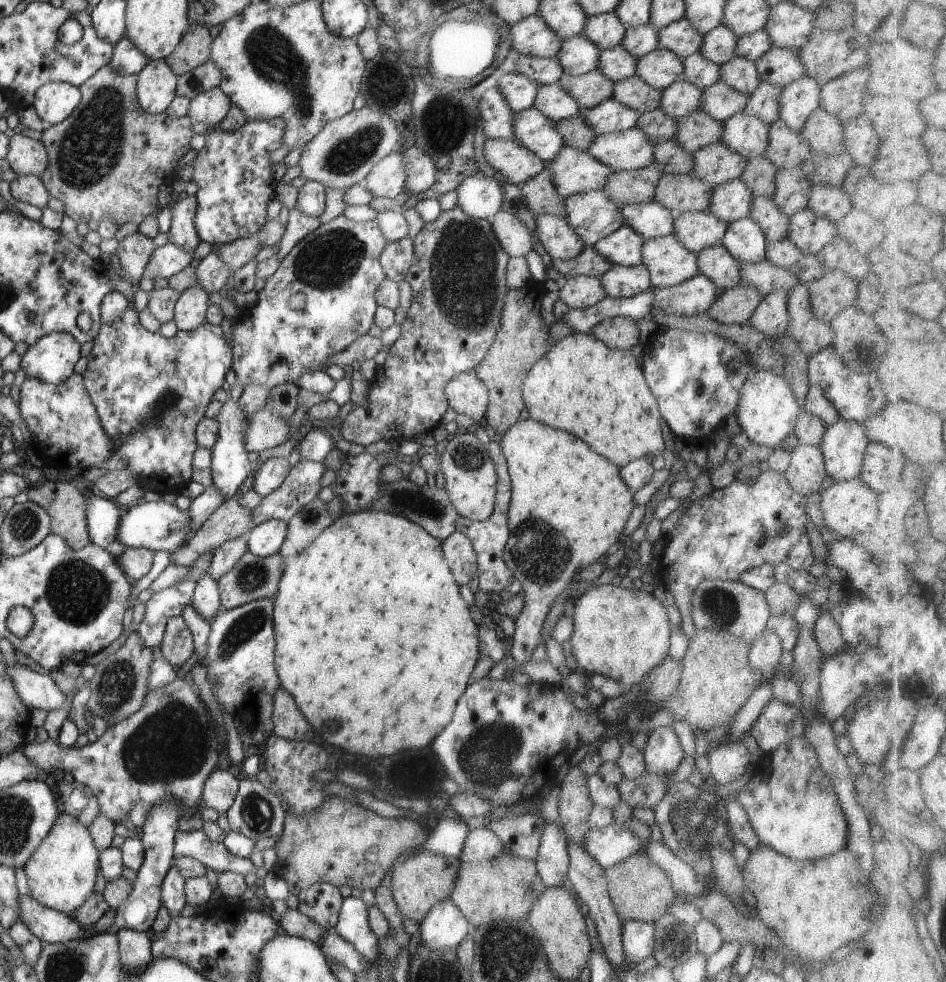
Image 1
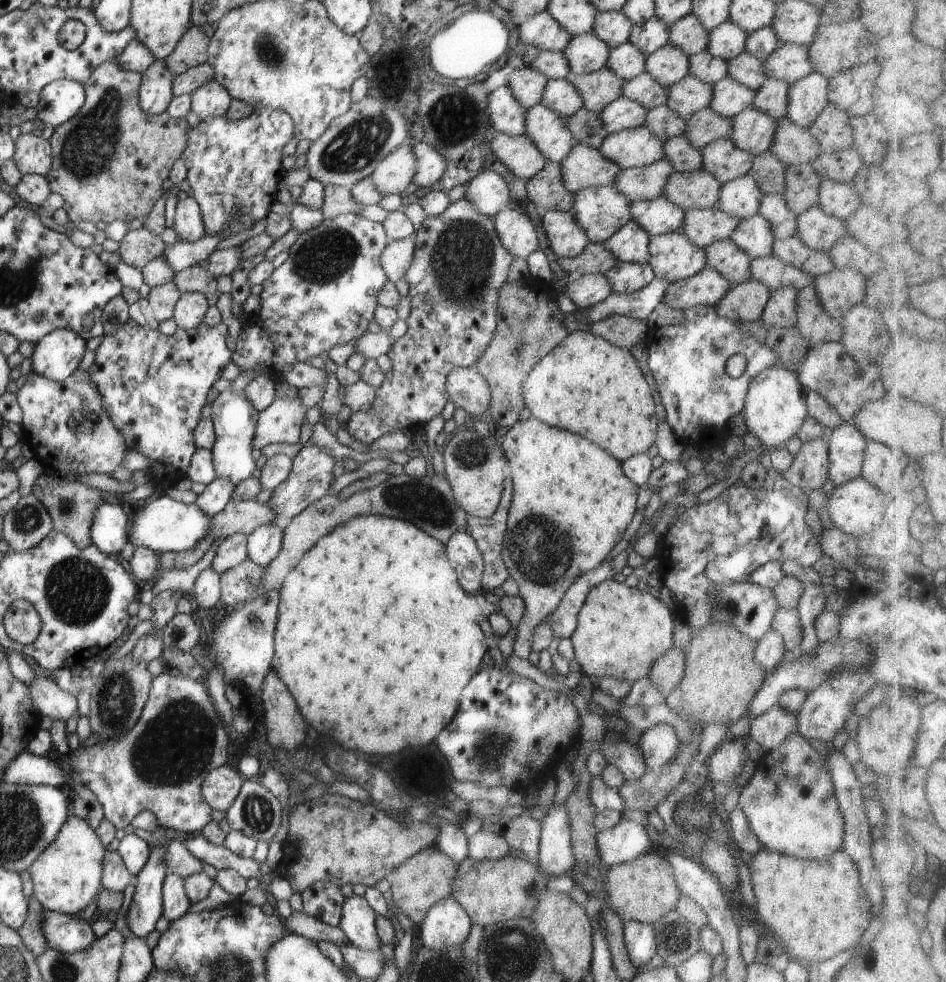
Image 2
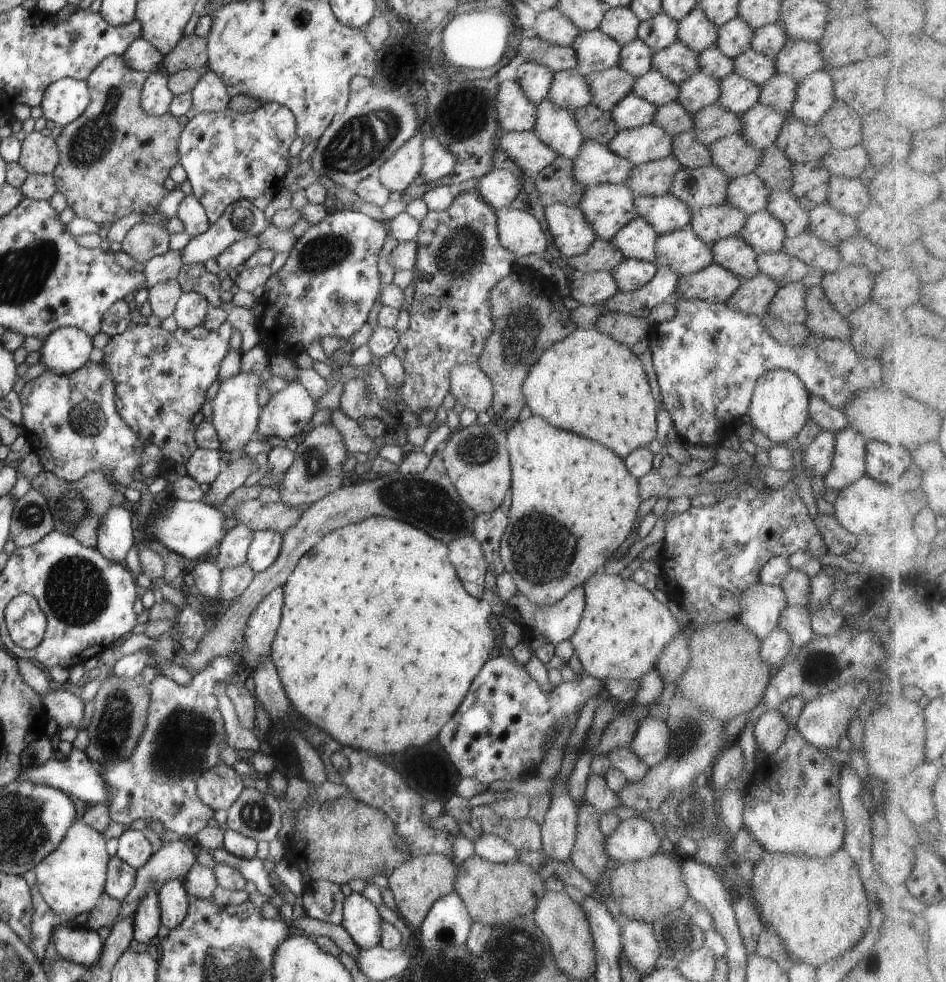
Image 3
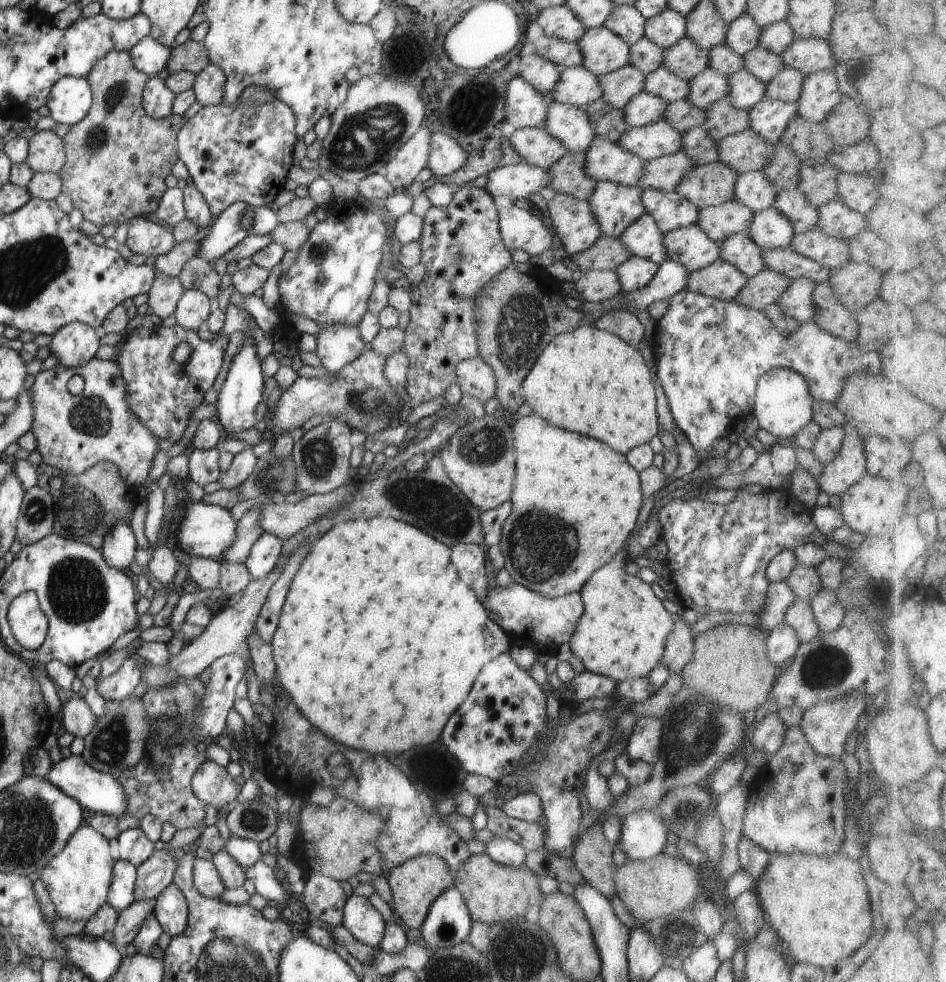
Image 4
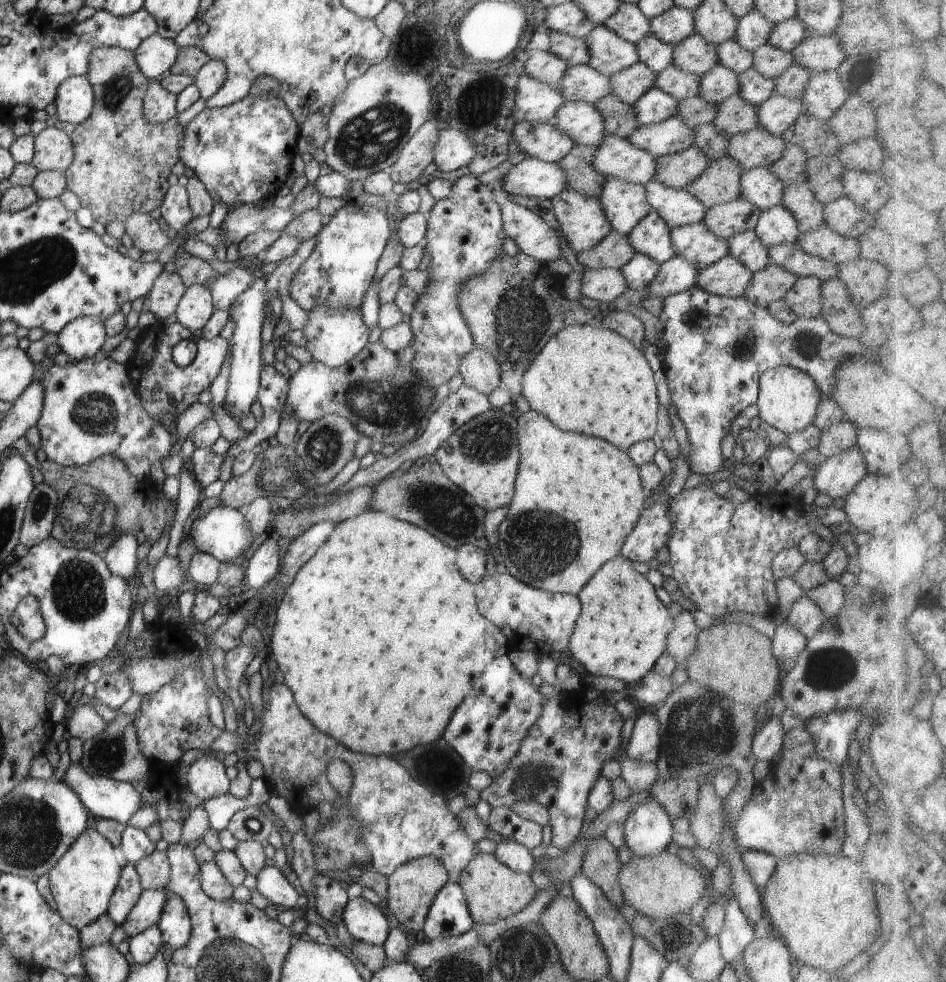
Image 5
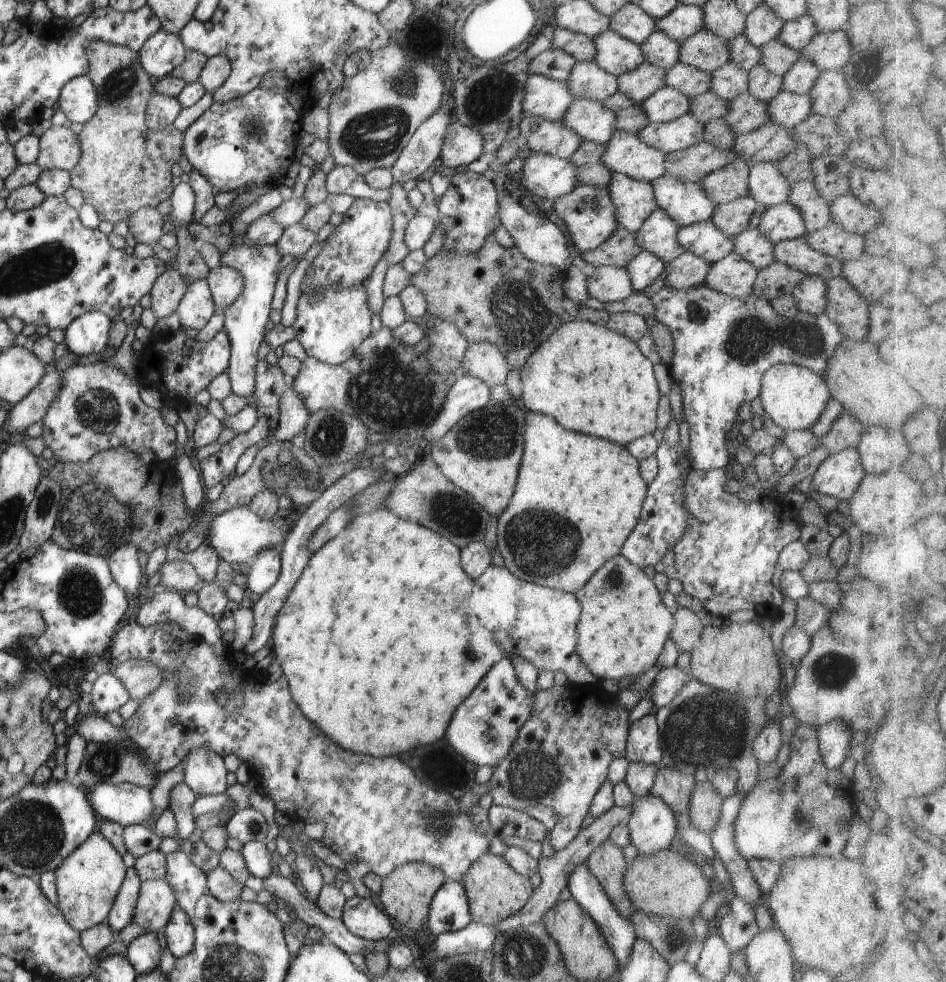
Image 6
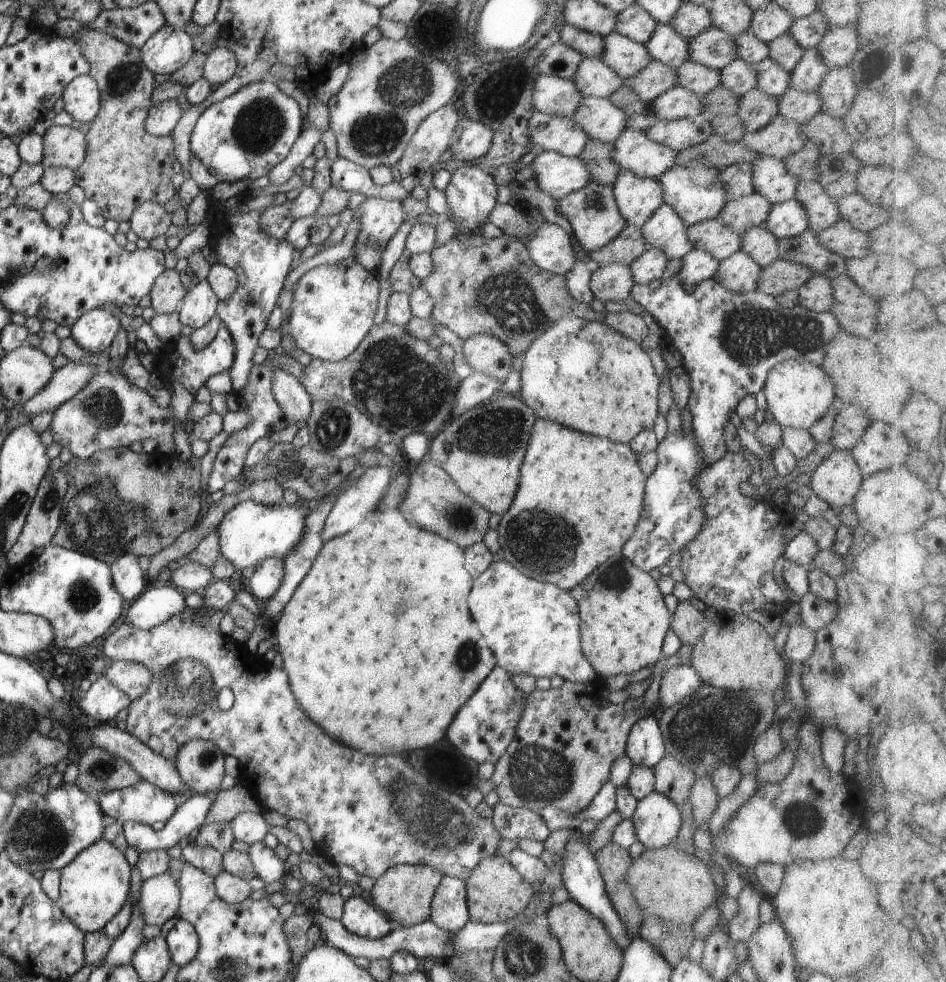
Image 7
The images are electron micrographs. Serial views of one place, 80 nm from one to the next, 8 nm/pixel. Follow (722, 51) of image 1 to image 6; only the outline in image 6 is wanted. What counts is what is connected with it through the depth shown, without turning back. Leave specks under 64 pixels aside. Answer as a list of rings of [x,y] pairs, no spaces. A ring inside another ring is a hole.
[[[760,3],[750,14],[747,14],[743,35],[760,48],[766,42],[777,38],[786,21],[778,18],[768,6]]]

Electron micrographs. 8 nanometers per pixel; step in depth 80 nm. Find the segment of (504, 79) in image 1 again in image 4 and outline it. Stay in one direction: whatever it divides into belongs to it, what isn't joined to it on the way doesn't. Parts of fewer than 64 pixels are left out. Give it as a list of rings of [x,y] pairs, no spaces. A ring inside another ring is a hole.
[[[533,53],[528,58],[522,58],[519,69],[522,80],[528,81],[539,93],[550,95],[565,66],[554,64]]]

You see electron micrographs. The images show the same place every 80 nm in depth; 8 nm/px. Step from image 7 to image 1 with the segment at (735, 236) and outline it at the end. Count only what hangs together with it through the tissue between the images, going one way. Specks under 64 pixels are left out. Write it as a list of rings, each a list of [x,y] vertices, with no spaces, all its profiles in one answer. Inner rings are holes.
[[[672,233],[645,240],[641,255],[654,289],[679,285],[698,274],[696,254],[684,248]]]

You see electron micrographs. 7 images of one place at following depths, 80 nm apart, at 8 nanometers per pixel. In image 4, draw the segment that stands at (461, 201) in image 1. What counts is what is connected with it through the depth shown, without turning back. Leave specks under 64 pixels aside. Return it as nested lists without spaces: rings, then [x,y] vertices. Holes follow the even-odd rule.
[[[522,161],[517,165],[507,165],[489,172],[483,188],[491,194],[493,200],[498,200],[500,196],[514,200],[540,193],[546,187],[549,187],[547,170]]]

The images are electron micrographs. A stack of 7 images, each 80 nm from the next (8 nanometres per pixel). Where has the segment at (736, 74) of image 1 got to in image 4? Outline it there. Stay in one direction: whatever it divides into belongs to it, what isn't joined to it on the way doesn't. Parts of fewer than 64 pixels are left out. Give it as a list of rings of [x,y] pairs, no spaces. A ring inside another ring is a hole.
[[[760,46],[743,55],[744,70],[749,71],[763,83],[770,82],[786,66],[781,55],[774,54]]]

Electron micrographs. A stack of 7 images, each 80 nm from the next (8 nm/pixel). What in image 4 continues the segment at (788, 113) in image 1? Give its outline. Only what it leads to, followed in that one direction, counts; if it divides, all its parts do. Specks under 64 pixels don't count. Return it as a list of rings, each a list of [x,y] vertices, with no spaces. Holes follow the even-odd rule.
[[[832,70],[806,75],[796,102],[797,114],[813,123],[822,123],[843,97]]]

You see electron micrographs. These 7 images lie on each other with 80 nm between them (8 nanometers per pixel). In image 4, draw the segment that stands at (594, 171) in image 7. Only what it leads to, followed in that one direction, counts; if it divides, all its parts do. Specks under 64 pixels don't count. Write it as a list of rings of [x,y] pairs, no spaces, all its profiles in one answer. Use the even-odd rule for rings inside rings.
[[[585,153],[566,154],[546,170],[549,174],[549,187],[561,195],[568,195],[579,201],[587,201],[597,183],[584,174]]]

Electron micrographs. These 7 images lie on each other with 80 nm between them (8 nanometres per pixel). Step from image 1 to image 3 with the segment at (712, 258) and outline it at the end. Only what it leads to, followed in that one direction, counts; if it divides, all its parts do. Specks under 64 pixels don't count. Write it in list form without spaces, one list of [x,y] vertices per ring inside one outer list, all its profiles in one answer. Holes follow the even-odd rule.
[[[734,235],[711,244],[713,262],[732,271],[743,281],[754,278],[758,273],[757,256],[752,248],[740,235]]]

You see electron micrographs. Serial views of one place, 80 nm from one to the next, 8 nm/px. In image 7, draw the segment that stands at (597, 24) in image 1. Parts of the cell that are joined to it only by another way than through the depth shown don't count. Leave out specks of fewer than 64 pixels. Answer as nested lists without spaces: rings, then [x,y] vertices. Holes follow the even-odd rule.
[[[637,3],[628,6],[616,16],[615,32],[639,44],[646,44],[654,34],[657,23],[654,18]]]

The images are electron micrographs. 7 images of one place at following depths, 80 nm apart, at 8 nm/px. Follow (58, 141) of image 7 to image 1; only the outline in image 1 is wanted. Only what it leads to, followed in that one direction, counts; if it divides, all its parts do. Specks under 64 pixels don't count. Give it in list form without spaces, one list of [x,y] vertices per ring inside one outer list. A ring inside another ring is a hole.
[[[15,134],[11,137],[5,159],[17,176],[40,176],[49,165],[47,150],[43,142],[22,134]]]

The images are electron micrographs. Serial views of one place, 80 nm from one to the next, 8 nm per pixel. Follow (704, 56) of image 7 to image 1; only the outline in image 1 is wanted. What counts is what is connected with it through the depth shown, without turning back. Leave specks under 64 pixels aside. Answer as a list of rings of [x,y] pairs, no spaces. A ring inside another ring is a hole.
[[[658,47],[637,60],[635,75],[652,88],[662,90],[681,78],[682,69],[681,58]]]

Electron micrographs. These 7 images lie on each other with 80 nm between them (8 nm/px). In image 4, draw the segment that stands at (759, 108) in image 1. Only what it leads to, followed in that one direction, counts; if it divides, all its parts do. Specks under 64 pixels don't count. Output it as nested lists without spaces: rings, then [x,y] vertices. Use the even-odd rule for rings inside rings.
[[[785,67],[770,82],[767,82],[765,96],[773,101],[796,103],[804,79],[805,76],[798,70]]]

